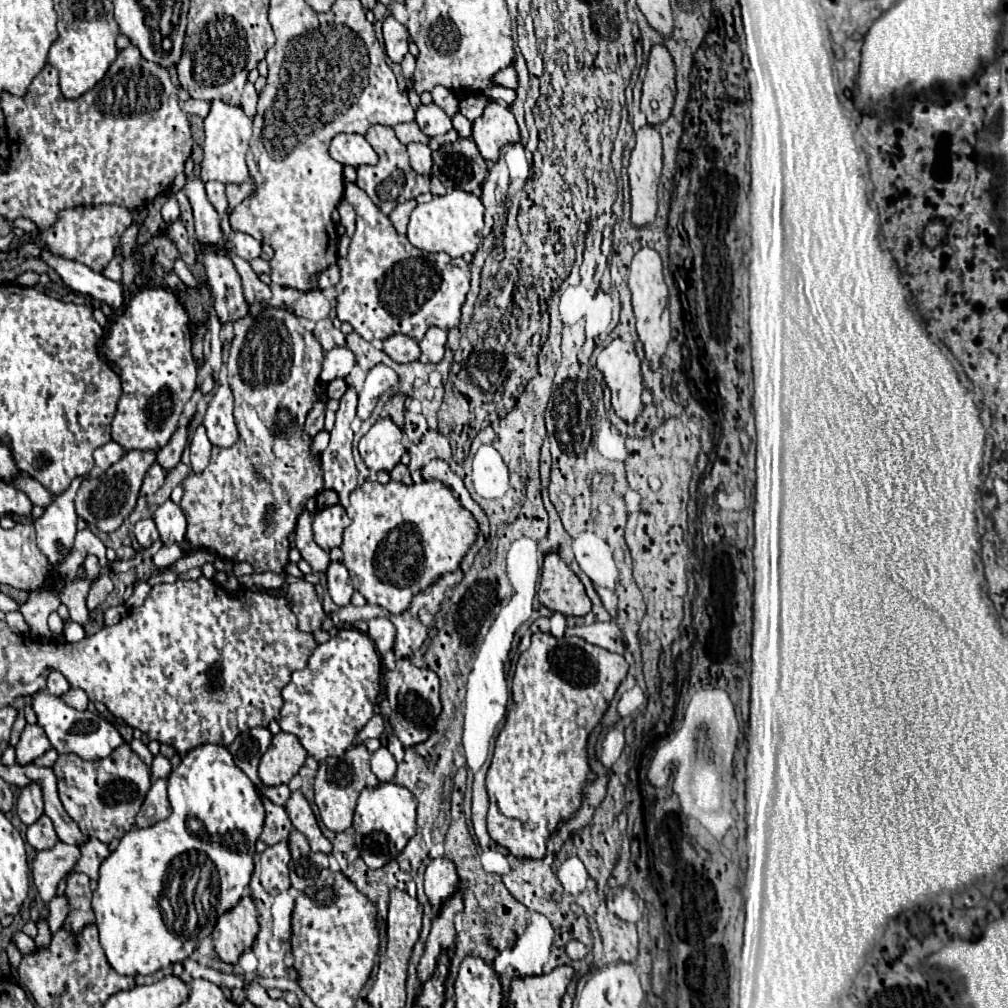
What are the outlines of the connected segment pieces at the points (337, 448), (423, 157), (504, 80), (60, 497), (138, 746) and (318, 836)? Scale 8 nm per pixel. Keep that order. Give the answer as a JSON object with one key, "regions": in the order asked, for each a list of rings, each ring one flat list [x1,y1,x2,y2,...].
{"regions":[[[352,385,340,399,336,411,334,429,330,431,330,445,322,453,324,465,324,489,334,489,340,497,340,505,348,507,348,495,356,489,356,465,352,459,352,429,350,423,356,417,358,395]],[[410,143,408,145,410,165,418,175,430,177,432,175,432,151,424,143]],[[510,65,510,67,499,71,496,74,496,83,500,83,500,86,506,88,516,89,518,87,518,75,516,75,514,65]],[[76,477,70,487,54,497,50,505,44,507,44,513,34,521,36,535,38,535,38,547,48,557,50,565,58,565,64,561,74,545,76,537,76,509,74,509,74,497,84,477]],[[132,739,132,741,130,741,130,747,132,747,132,749,138,753,138,757,140,757,140,759,142,759,142,761,144,761,144,763,146,763,146,765,148,765,150,768,154,755,148,751,148,747,146,747,146,745,144,745,140,739]],[[294,791,286,803,286,813,292,821,292,825,306,835,312,851,322,851,322,853,330,853,332,851,332,843,322,835,316,817,308,805,308,801,304,799,302,791]]]}

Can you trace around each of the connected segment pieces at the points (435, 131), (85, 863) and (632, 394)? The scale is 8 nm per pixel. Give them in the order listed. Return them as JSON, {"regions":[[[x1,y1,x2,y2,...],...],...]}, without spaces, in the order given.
{"regions":[[[422,105,416,111,416,123,422,133,436,137,436,135,446,135,452,129,450,117,438,107,438,105]],[[88,837,82,845,80,845,80,859,76,861,76,865,72,867,72,871,69,873,78,873,78,871,82,871,82,873,86,873,90,879,98,879,98,867,100,867,100,863,108,857,108,845,106,843,102,843,102,841,98,841,98,839,94,839,94,837]],[[616,337,610,345,606,345,602,349,602,353,598,355,598,369,604,373,604,381,612,391,612,407,618,413,618,417,622,417,628,423,634,423,636,417,642,411,642,373,640,373,640,359,634,351,634,343,624,341,620,337]]]}

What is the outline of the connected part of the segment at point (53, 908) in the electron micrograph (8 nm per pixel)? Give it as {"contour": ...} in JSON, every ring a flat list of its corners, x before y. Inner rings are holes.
{"contour":[[66,895,52,897,50,903,48,903,48,919,46,919,52,933,56,933,62,927,66,915,68,915,68,899,66,899]]}

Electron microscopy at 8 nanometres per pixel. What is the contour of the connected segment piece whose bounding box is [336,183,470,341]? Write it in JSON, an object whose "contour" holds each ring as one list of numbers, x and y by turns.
{"contour":[[346,183,344,199,356,209,358,223,348,255,336,261,340,267,338,319,348,321,366,341,384,341,396,333,420,341,430,327,454,329,460,323,460,307,470,289,468,263,462,257,452,259,446,253,426,253,412,247,356,183]]}

